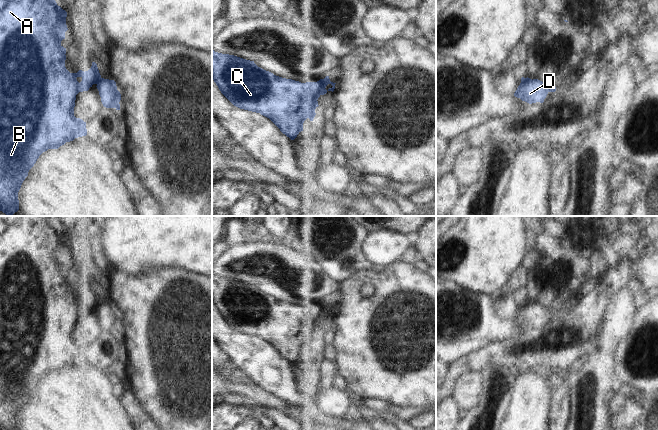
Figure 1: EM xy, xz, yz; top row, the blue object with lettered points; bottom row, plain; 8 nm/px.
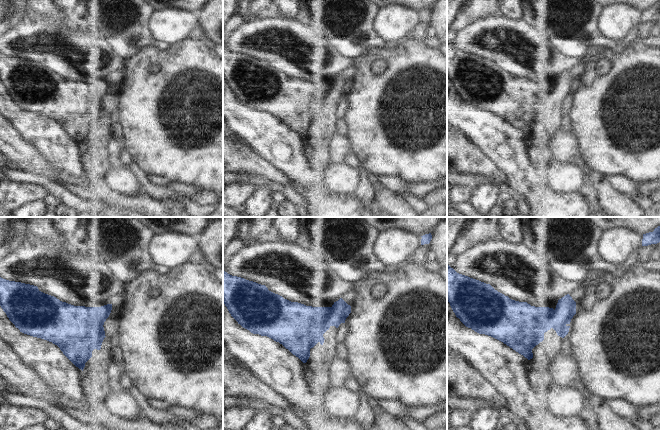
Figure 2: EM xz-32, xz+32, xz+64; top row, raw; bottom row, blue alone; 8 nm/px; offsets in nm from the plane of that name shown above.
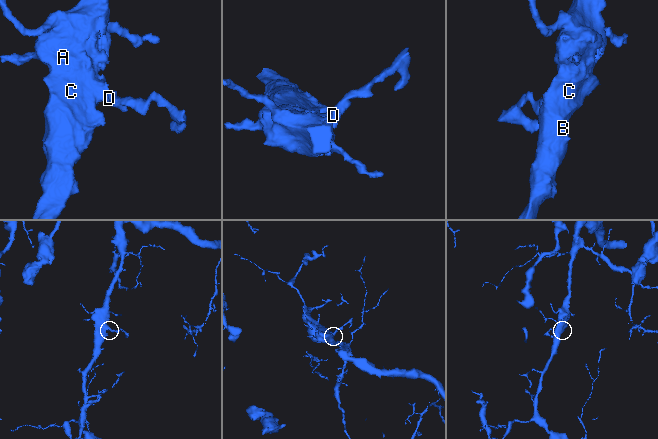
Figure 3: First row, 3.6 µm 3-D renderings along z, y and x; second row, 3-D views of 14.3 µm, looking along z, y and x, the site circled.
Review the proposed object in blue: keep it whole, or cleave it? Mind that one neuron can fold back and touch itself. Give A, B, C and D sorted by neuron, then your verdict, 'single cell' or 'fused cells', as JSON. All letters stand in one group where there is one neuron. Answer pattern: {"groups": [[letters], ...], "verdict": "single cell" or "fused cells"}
{"groups": [["A", "B", "C"], ["D"]], "verdict": "fused cells"}

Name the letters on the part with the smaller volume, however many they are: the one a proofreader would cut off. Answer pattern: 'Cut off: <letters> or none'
Cut off: D

